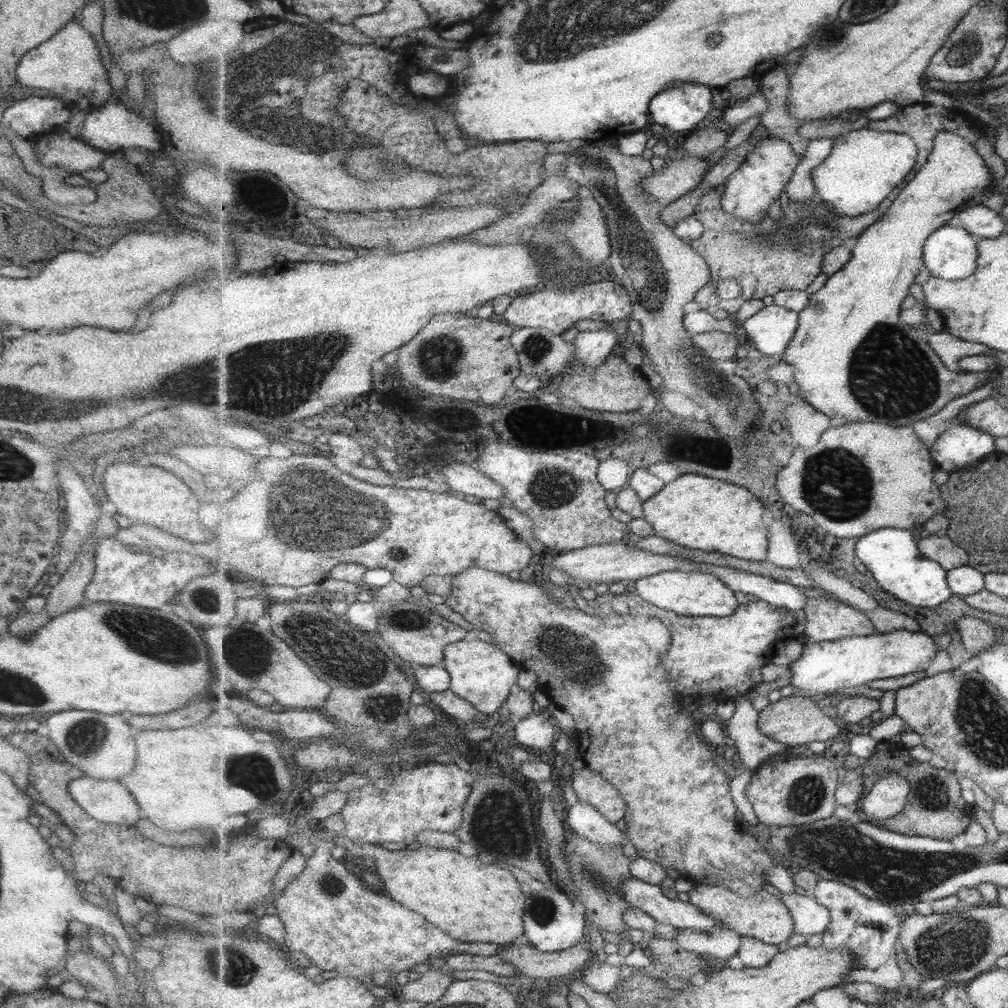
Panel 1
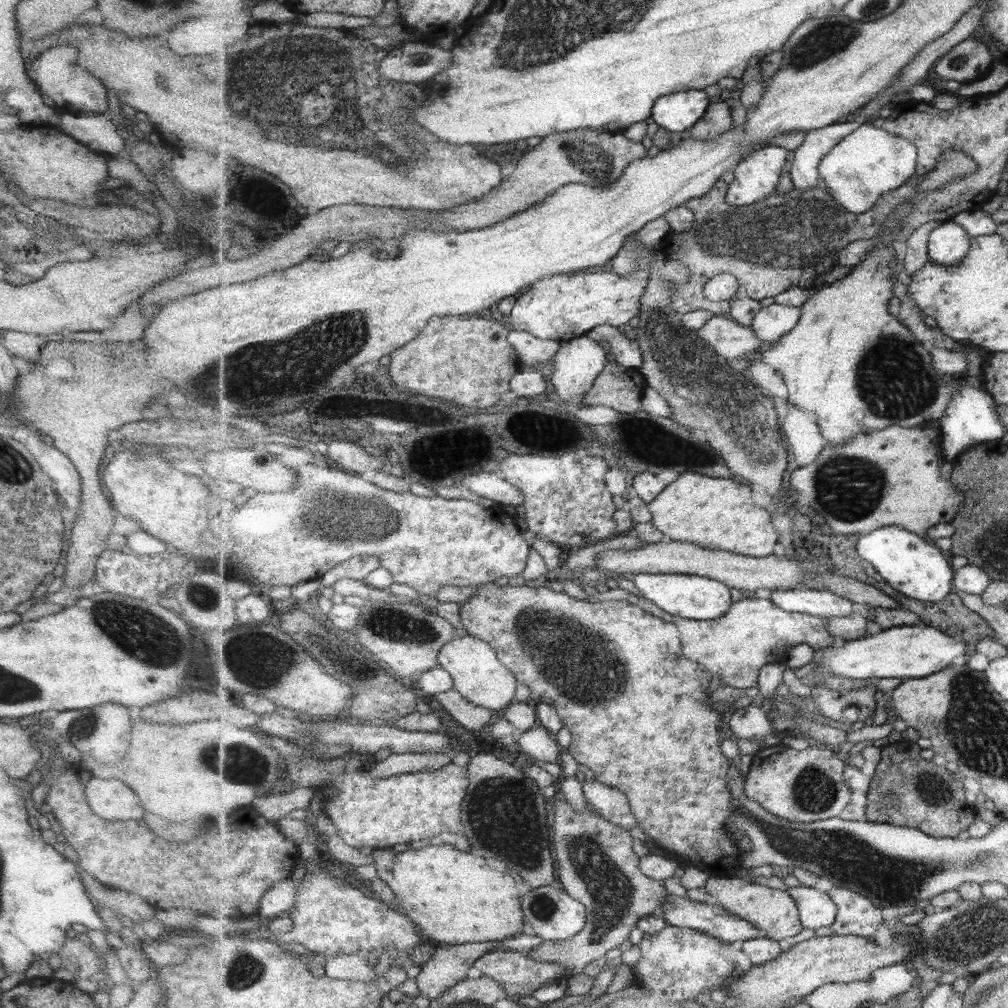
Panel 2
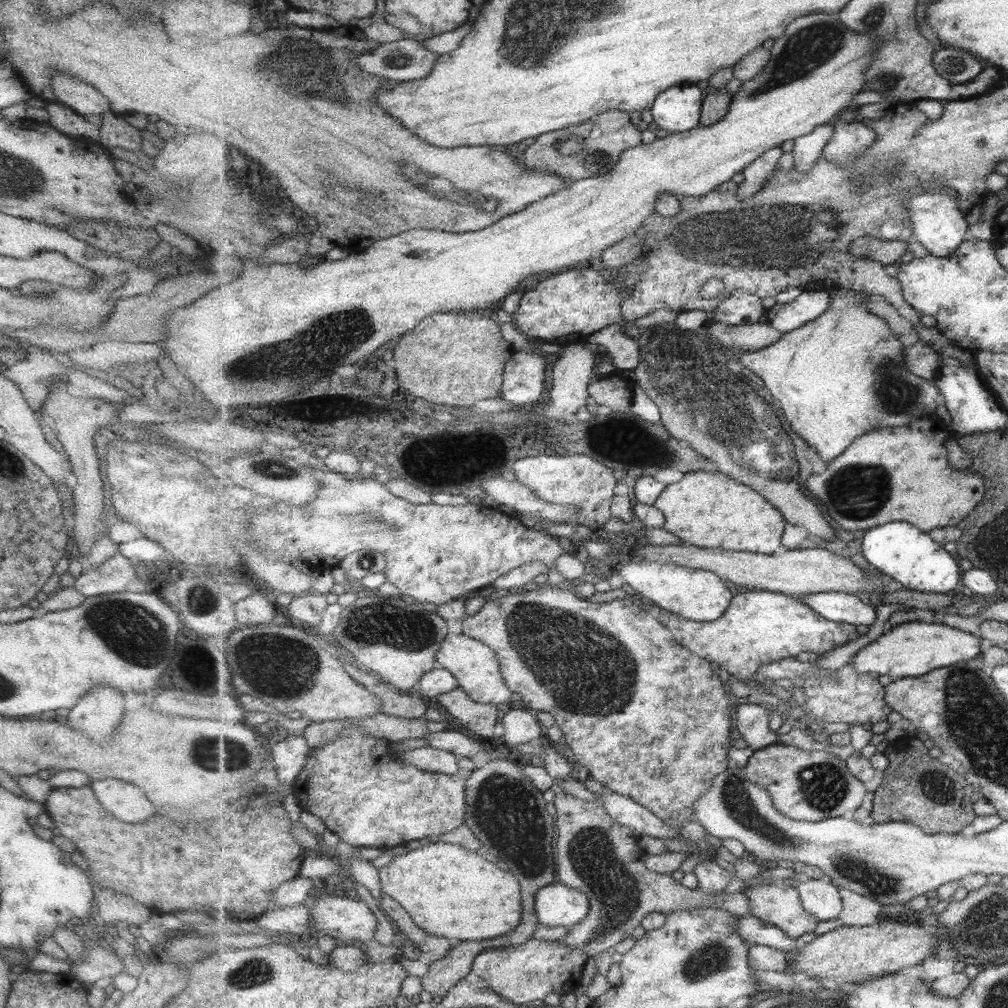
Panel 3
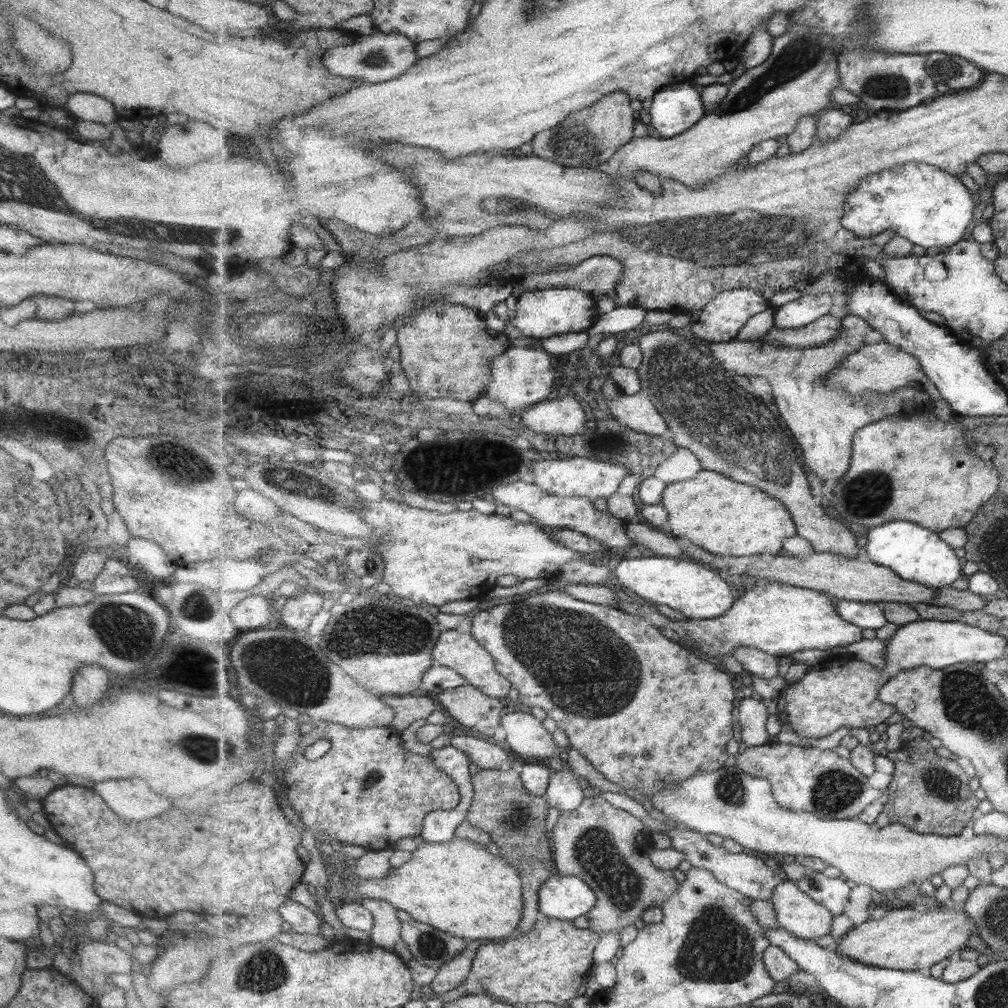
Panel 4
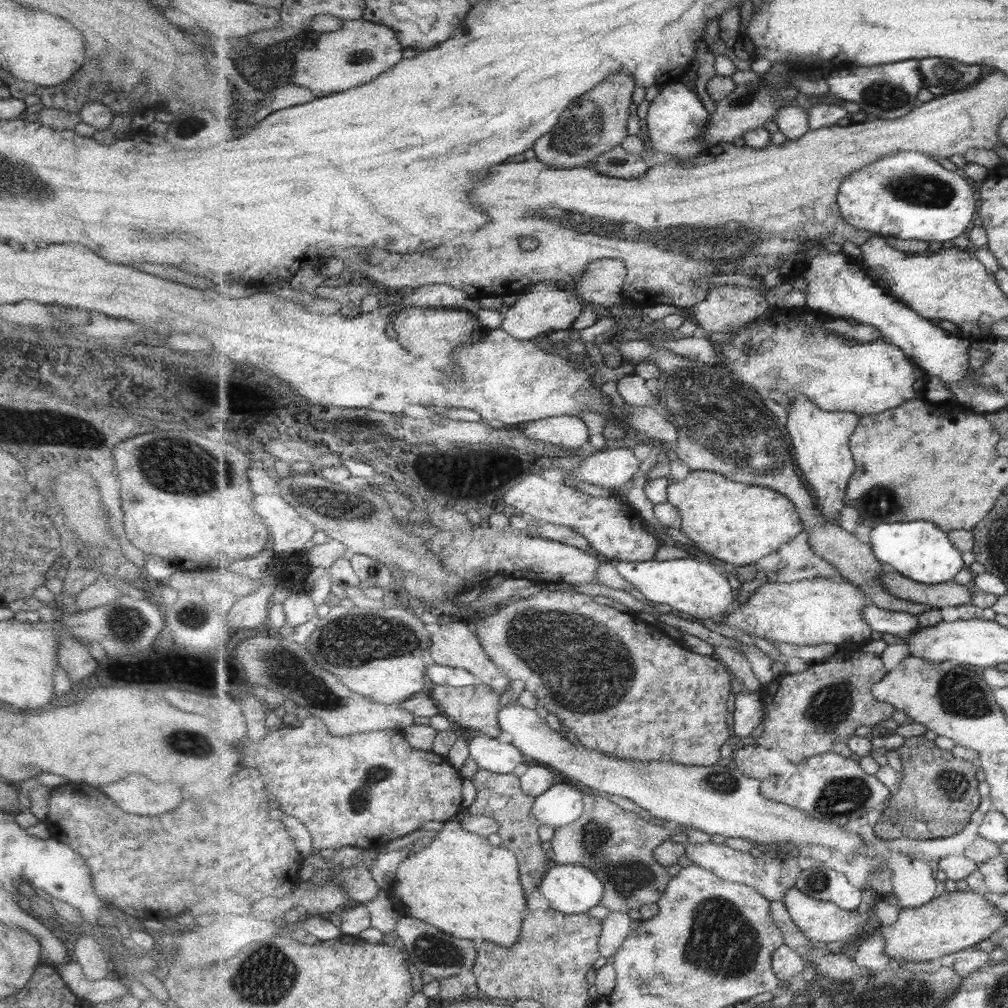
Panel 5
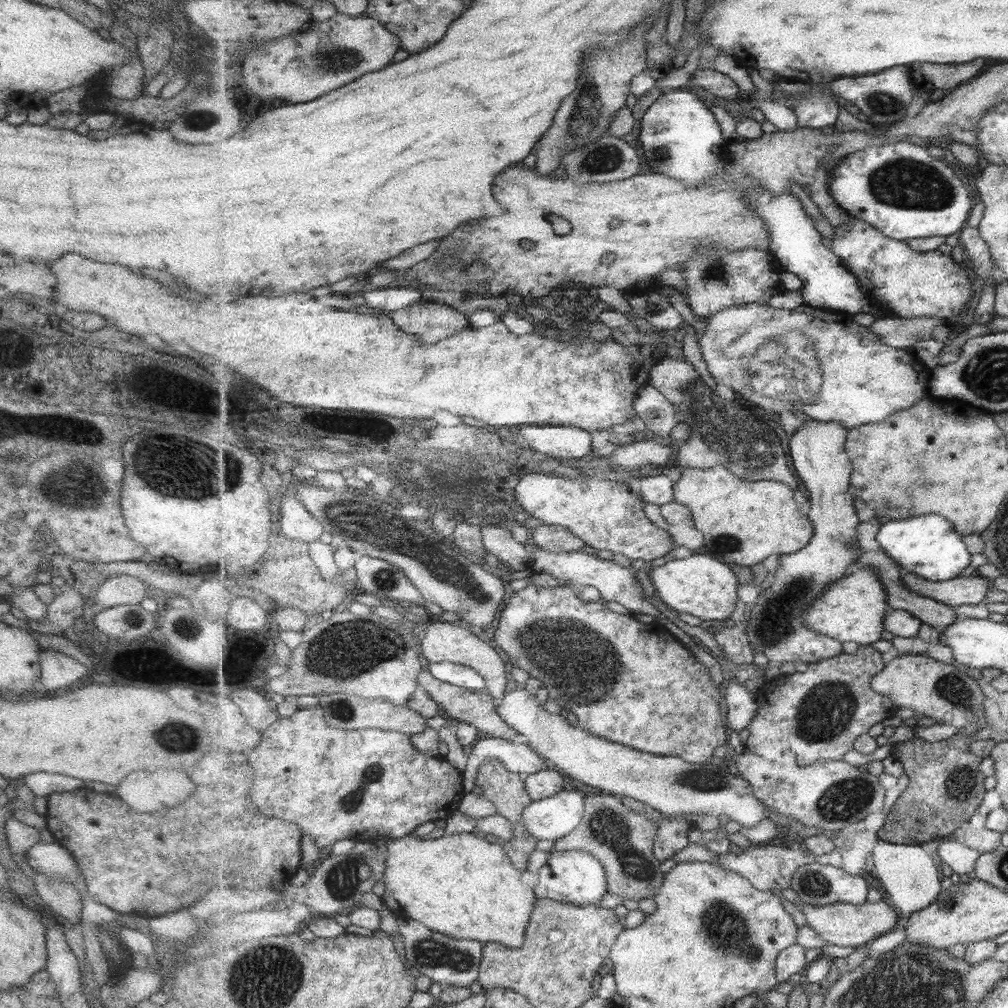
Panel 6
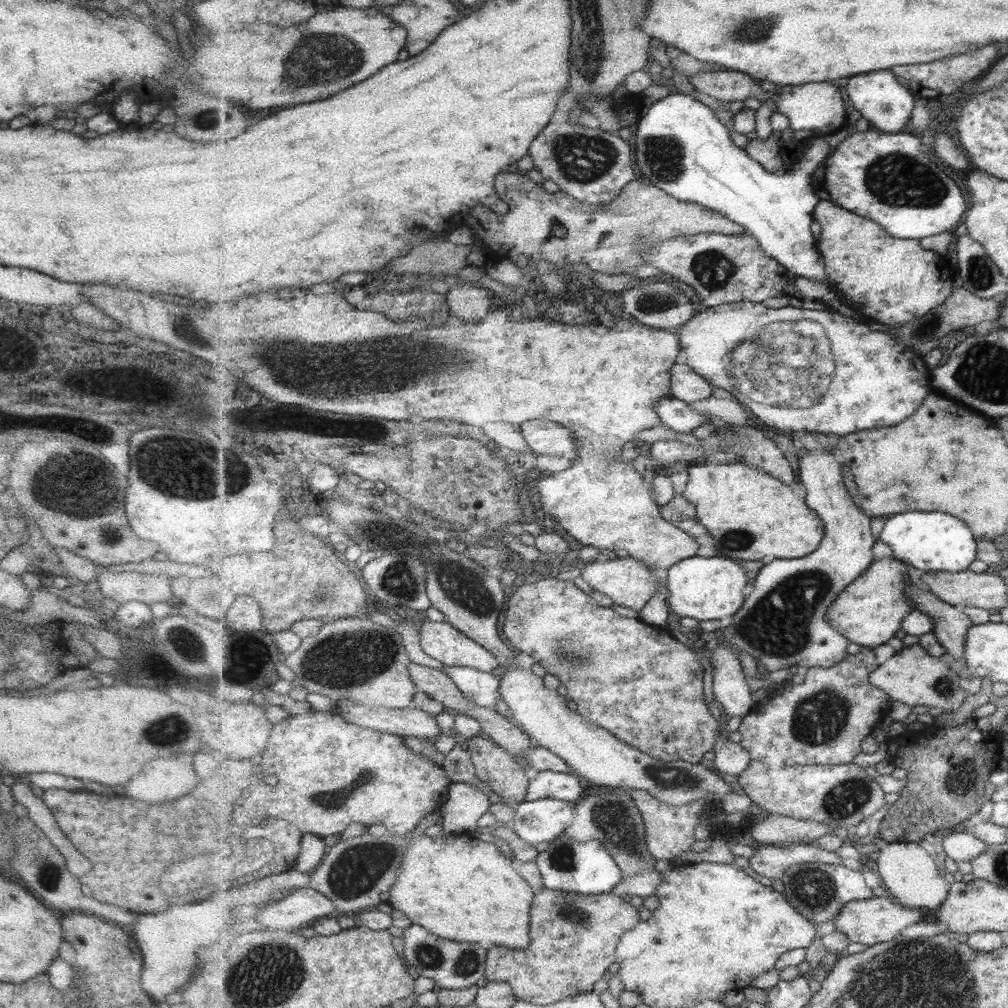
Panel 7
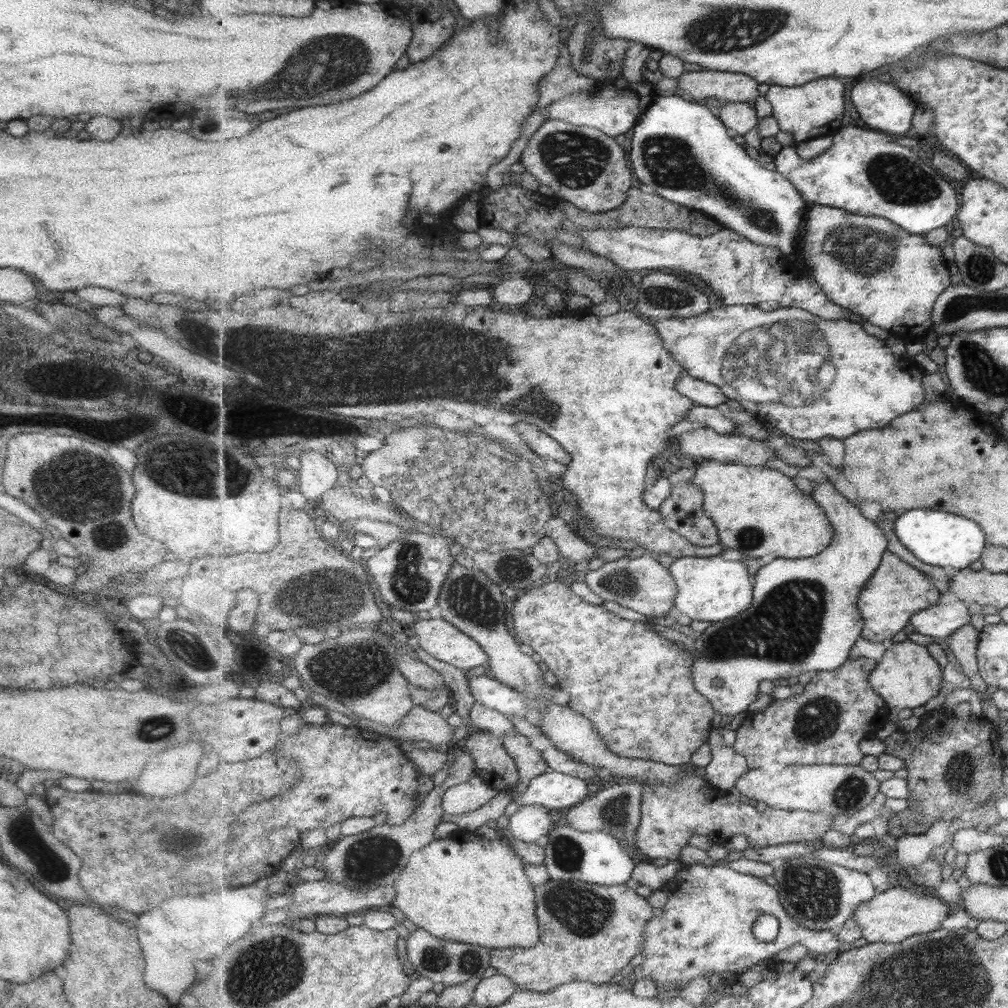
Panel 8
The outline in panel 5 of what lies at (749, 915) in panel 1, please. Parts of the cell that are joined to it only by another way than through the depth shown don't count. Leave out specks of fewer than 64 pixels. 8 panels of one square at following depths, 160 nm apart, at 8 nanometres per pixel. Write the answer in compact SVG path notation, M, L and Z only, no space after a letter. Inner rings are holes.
M797 887L790 888L782 902L789 909L789 915L793 918L793 922L812 943L839 941L848 943L849 940L855 940L855 938L864 938L867 933L872 933L874 930L869 927L868 918L871 916L868 915L865 919L861 918L856 911L845 911L845 909L837 907L833 902L813 899L801 891Z

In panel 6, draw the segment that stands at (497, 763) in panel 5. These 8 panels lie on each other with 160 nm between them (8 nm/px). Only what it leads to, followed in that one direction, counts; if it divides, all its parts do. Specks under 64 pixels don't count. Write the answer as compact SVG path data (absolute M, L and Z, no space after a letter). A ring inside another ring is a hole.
M483 735L468 755L467 767L463 770L465 792L475 790L480 767L492 758L500 760L509 772L519 775L553 768L549 760L539 756L527 742L517 745L504 738Z

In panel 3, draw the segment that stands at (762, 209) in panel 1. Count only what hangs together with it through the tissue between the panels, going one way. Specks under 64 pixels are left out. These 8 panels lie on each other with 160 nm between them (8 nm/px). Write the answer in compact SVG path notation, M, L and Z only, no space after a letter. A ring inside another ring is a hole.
M781 146L773 148L773 150L761 155L742 172L744 180L738 186L740 200L751 198L769 184L781 156L783 156L783 152Z

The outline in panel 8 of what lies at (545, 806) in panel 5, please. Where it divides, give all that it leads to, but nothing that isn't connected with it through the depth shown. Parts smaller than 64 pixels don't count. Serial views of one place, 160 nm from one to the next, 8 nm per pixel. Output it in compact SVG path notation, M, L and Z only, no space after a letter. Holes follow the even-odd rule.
M522 805L509 818L512 834L522 842L535 843L539 838L548 835L558 826L553 822L551 809L543 805Z

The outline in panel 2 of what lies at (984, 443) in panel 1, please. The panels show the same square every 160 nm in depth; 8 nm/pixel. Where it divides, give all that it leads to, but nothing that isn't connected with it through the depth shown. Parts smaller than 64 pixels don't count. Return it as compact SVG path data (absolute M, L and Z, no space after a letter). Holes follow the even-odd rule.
M964 377L963 380L965 384L953 395L949 408L939 421L942 451L946 460L950 462L974 446L1002 440L1005 437L1005 432L1007 432L1001 423L996 401L991 397L991 394L983 388L971 386Z

